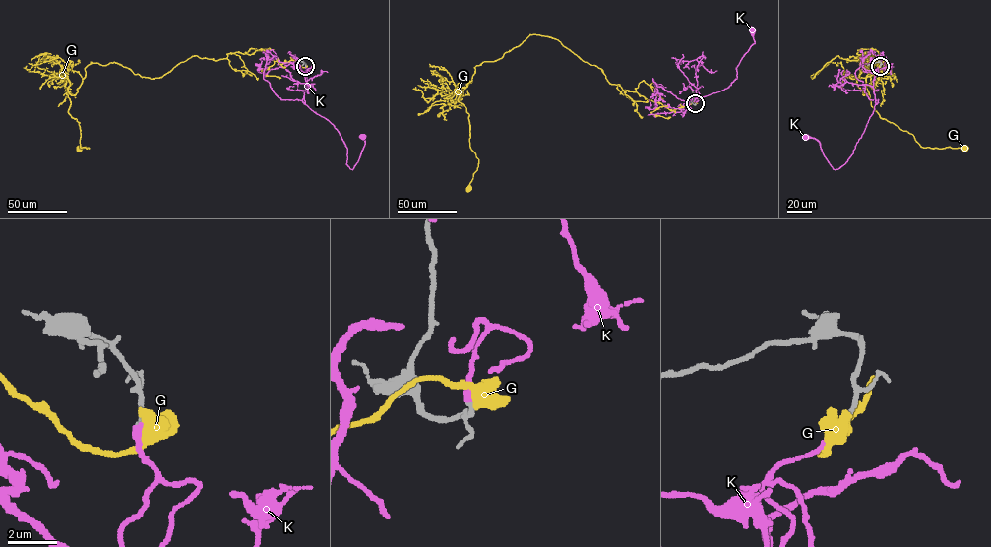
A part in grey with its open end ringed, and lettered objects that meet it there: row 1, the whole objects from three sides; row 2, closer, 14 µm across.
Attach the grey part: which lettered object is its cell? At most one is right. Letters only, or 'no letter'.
K

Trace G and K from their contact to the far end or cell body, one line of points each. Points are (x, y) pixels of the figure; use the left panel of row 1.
G: (306, 66), (253, 48), (193, 55), (151, 79), (91, 63), (68, 90), (89, 148), (80, 148)
K: (305, 66), (304, 103), (338, 131), (347, 149), (346, 164), (350, 169), (364, 146), (362, 137)

